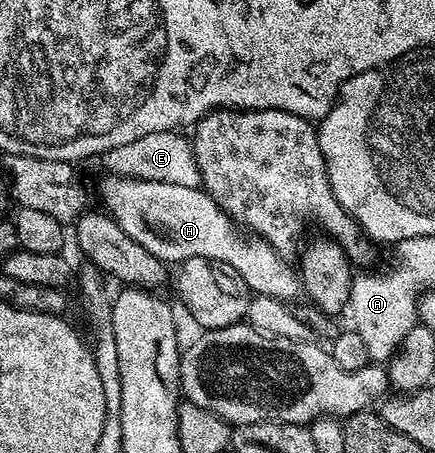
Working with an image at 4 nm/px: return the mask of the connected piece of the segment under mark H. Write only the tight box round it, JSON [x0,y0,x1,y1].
[100,174,301,301]

